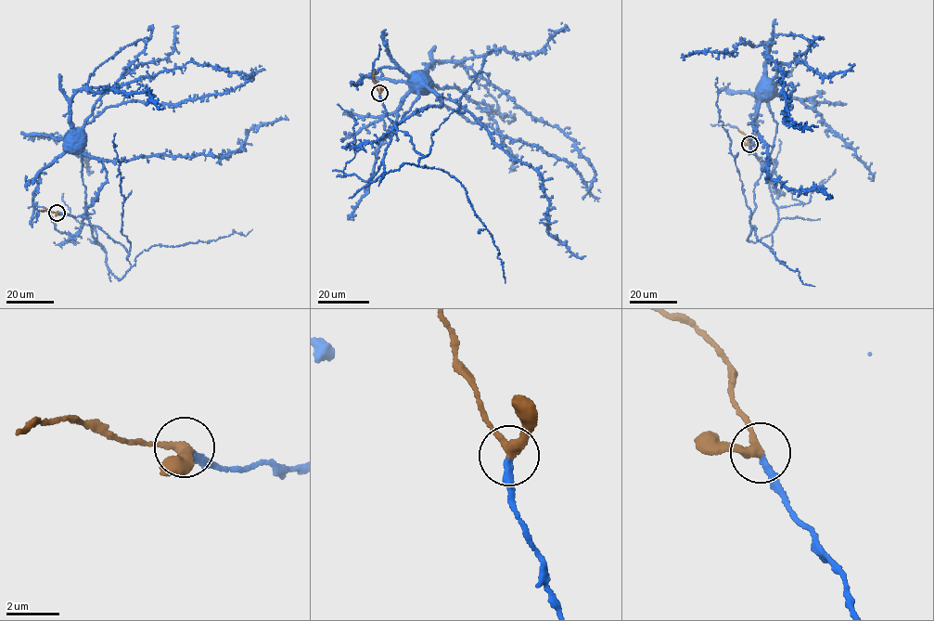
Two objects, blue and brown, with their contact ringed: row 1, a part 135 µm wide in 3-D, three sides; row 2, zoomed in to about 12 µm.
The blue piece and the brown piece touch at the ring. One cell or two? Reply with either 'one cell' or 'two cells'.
one cell

